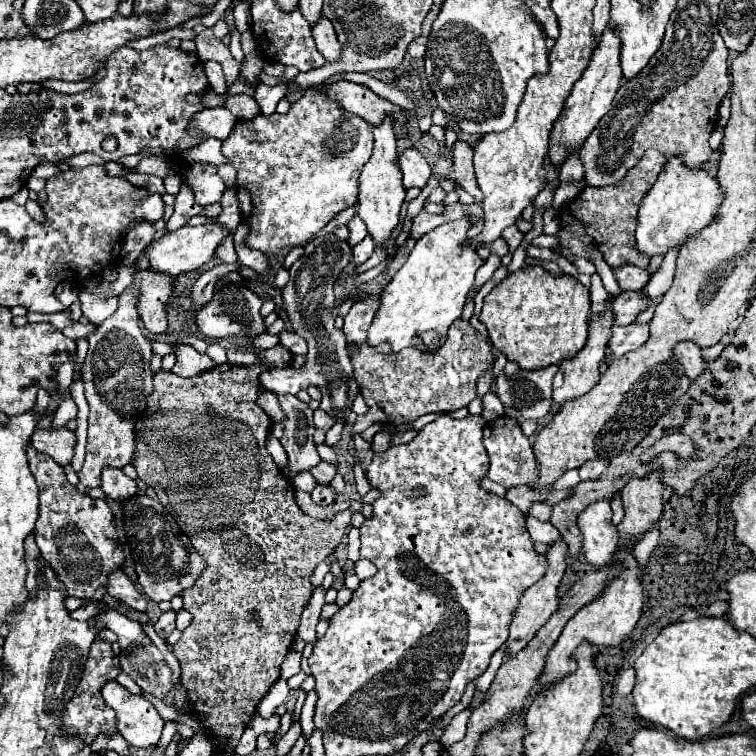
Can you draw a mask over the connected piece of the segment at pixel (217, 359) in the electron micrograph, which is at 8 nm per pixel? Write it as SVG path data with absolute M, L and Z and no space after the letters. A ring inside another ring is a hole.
M211 344L206 354L216 363L216 365L221 365L227 362L226 350L219 344Z

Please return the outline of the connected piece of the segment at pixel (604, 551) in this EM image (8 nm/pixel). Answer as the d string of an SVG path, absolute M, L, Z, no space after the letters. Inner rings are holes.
M608 503L590 505L578 517L580 531L584 535L584 557L594 567L606 567L618 551L618 531L612 523L612 509Z

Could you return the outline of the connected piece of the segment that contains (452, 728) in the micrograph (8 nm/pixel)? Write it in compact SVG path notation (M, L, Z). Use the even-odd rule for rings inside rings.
M465 709L453 717L439 741L442 747L449 747L464 738L468 719L470 718L472 711L474 711L474 709Z

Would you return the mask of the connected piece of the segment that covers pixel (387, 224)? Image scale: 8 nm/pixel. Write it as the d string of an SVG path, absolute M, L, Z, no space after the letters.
M386 119L382 125L374 125L374 153L370 161L364 165L364 171L360 175L360 195L358 195L358 217L366 223L368 235L374 239L376 247L384 249L386 255L396 253L396 239L392 239L392 231L400 223L400 207L406 197L406 189L402 185L402 173L398 167L398 155L396 155L396 137L392 131L392 121Z

